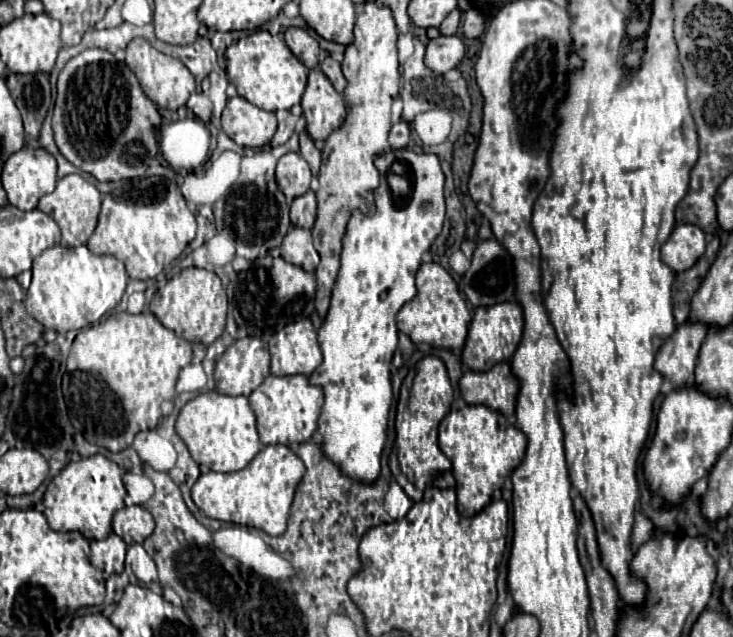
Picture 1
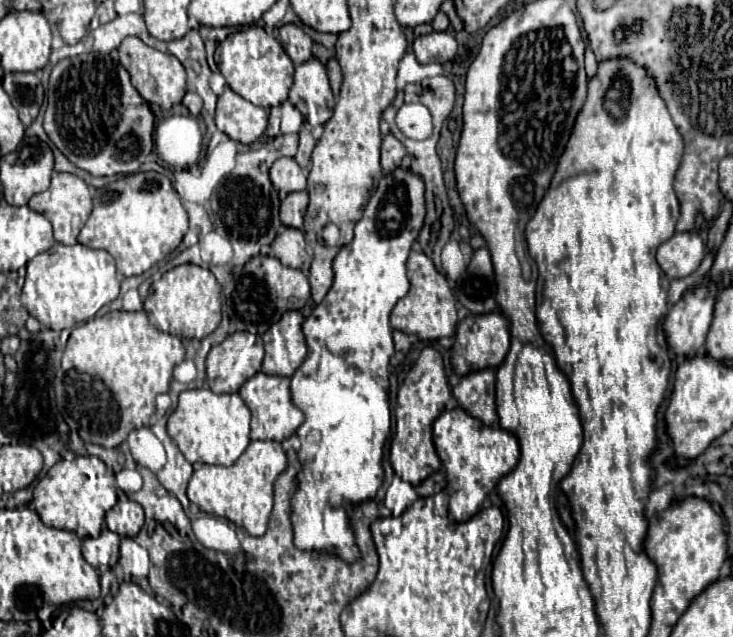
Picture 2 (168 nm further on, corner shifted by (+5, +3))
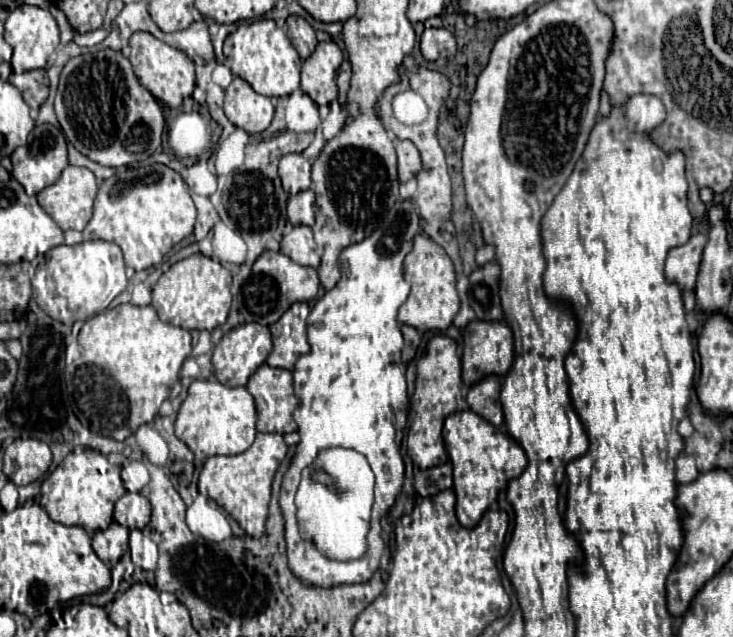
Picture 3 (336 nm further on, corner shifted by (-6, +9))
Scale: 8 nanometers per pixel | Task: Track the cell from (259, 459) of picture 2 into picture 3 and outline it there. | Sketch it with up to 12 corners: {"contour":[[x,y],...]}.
{"contour":[[281,434],[237,456],[211,456],[199,492],[261,538]]}

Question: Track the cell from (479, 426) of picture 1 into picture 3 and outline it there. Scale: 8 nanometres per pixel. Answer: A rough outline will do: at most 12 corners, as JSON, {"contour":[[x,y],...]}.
{"contour":[[465,410],[447,416],[457,518],[473,528],[499,478],[527,466],[519,442]]}

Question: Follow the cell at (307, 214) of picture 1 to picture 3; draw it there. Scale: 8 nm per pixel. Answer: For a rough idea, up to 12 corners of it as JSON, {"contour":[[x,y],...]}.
{"contour":[[315,192],[291,196],[287,216],[293,226],[313,226]]}

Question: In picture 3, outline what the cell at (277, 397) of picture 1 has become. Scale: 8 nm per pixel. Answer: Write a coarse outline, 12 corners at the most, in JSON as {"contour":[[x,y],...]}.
{"contour":[[263,364],[247,382],[257,430],[297,430],[289,370]]}

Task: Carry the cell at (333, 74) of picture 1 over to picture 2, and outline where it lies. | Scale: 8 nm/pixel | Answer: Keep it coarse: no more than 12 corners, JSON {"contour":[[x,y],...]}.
{"contour":[[330,60],[328,76],[330,76],[332,92],[340,92],[342,72],[336,60]]}

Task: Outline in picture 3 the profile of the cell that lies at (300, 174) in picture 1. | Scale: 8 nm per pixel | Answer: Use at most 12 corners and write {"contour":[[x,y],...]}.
{"contour":[[303,154],[279,160],[287,194],[311,186],[311,162]]}

